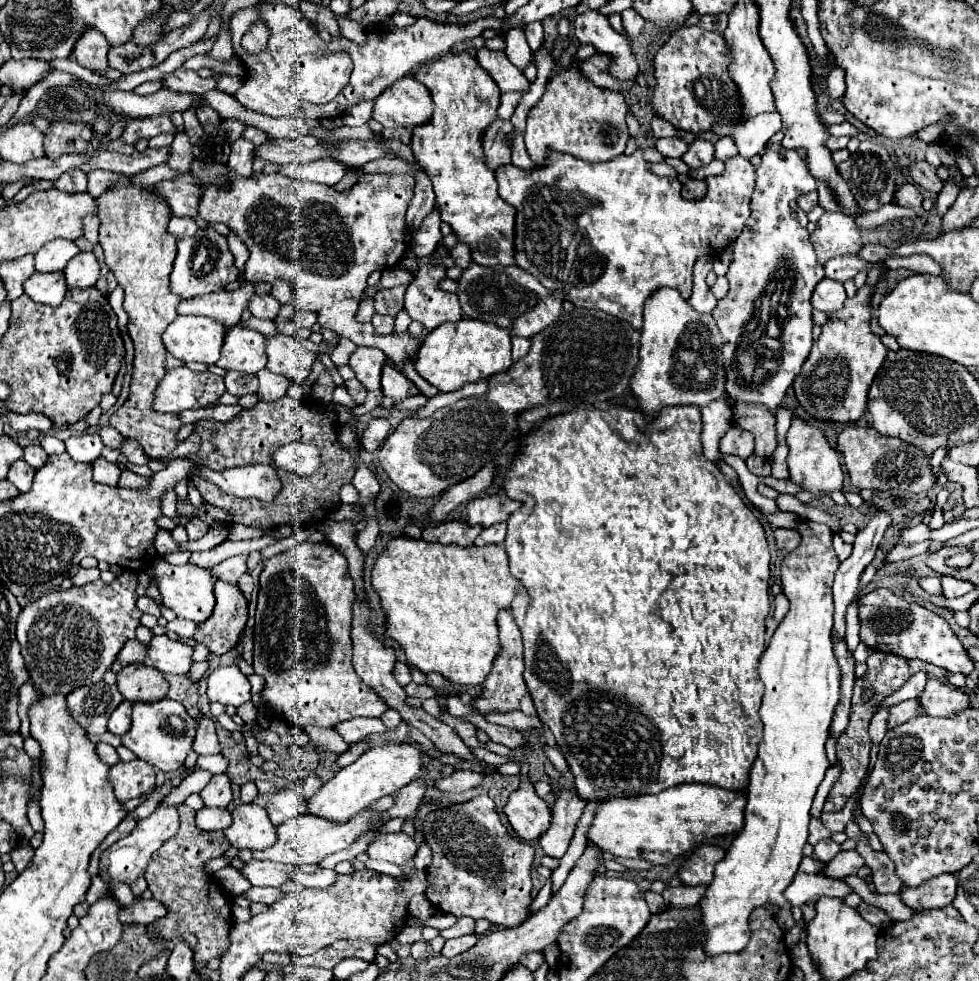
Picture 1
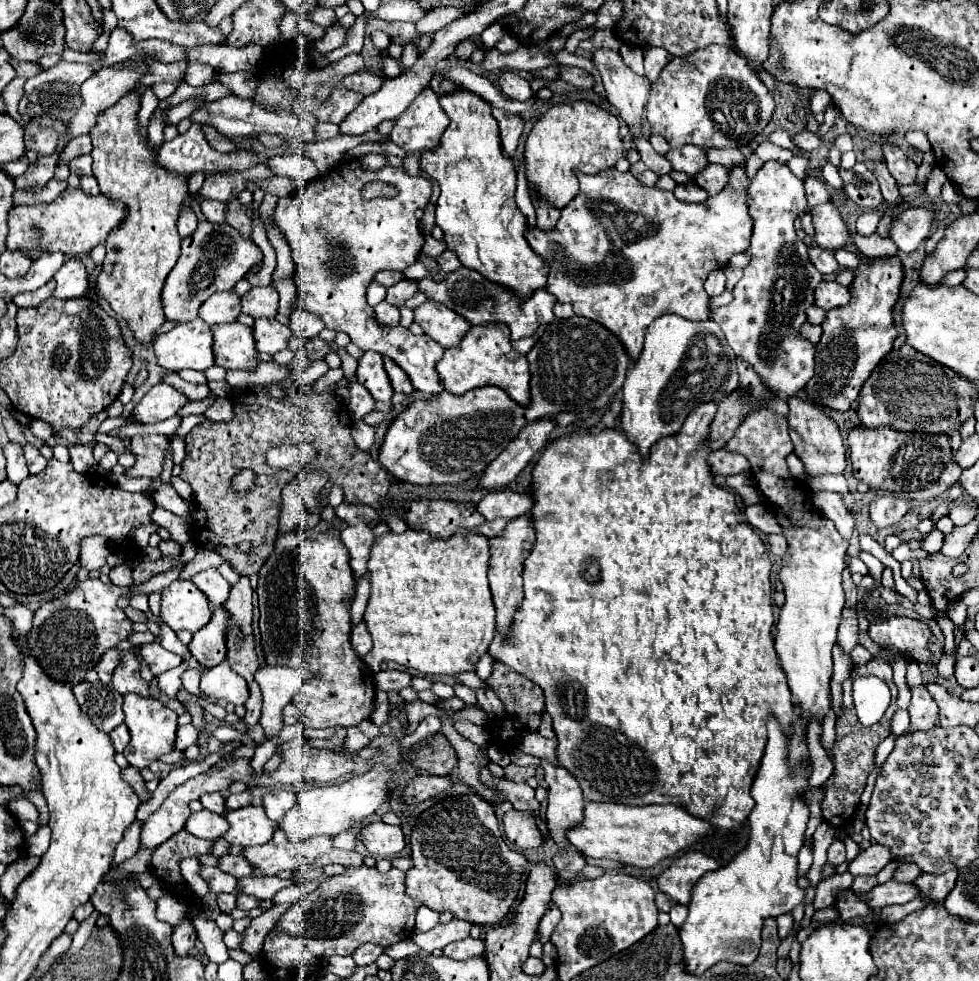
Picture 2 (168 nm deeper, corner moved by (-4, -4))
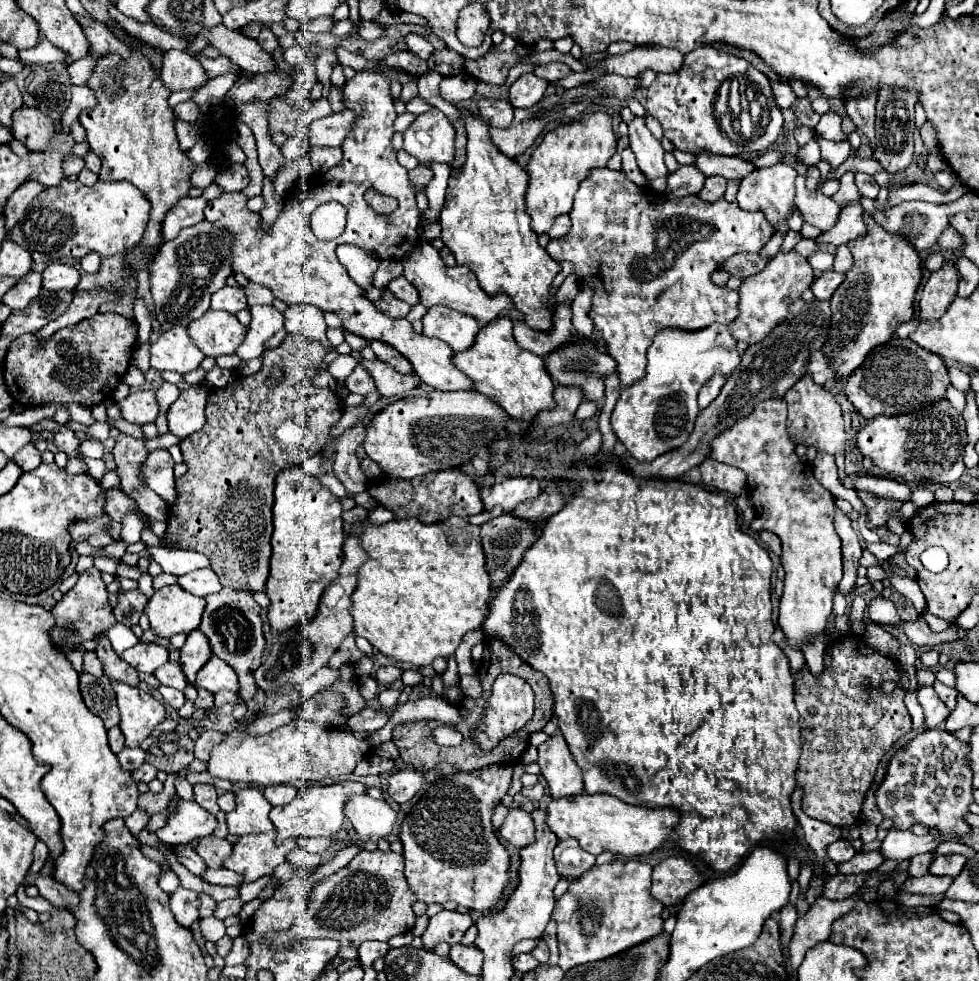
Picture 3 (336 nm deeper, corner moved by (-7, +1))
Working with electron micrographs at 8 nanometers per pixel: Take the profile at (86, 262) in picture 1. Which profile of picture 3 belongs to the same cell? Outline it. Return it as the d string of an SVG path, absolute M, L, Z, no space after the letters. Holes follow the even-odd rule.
M54 262L42 272L42 278L46 290L74 290L80 282L80 270L72 264Z

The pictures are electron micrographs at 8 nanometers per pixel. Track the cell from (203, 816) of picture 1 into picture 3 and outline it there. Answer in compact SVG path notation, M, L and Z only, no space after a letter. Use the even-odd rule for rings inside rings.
M180 802L178 812L162 826L156 830L156 836L170 844L186 844L192 838L204 838L210 836L218 828L218 820L214 814L208 814L200 804L196 802Z

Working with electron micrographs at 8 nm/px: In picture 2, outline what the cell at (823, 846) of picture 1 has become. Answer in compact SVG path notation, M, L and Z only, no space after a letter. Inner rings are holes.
M835 839L835 841L831 843L831 847L829 847L829 863L841 865L843 861L847 861L847 859L845 859L845 845L843 845L843 841Z

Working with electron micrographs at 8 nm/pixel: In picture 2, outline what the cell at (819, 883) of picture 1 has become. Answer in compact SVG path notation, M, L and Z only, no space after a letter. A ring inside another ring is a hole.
M889 881L883 885L877 885L869 895L863 895L861 899L871 907L885 907L893 903L907 903L919 895L919 889L913 887L913 883L899 883Z

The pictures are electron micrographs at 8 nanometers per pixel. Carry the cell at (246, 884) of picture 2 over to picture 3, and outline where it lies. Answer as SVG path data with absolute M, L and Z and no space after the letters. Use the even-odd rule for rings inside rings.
M218 868L218 870L206 870L206 874L202 876L204 880L208 880L210 884L222 884L222 886L242 886L242 878L240 874L234 874L228 868Z

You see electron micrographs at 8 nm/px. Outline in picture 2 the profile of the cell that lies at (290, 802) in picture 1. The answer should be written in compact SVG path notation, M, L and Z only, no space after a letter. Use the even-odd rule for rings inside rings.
M273 789L263 797L267 817L273 821L279 821L293 807L293 803L297 803L297 795L287 789Z

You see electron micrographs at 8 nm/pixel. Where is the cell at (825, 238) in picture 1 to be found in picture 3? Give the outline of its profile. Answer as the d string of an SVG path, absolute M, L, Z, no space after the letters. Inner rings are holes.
M804 176L796 178L796 206L808 224L816 226L820 232L828 232L840 216L840 206L822 192L806 190L804 180Z

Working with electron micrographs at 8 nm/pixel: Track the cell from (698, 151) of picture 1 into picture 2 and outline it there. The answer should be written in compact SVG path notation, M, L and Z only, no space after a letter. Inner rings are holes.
M711 163L709 165L709 171L701 171L701 175L697 175L695 183L705 189L709 195L717 195L719 191L723 191L723 187L727 185L727 169L721 167L721 165L715 165Z

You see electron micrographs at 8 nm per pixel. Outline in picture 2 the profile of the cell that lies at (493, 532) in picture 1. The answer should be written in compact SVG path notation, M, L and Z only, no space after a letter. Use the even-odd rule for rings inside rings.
M496 518L495 521L489 521L489 523L483 523L481 527L477 527L477 531L491 539L491 537L497 537L505 529L505 523L507 521L504 518Z

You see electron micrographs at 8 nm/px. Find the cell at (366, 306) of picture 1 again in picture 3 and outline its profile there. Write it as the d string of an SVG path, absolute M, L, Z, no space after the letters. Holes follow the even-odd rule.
M340 244L336 254L338 254L338 260L344 264L344 268L348 270L348 274L352 276L352 280L358 286L362 286L364 290L372 288L374 272L380 264L380 260L376 256L370 256L352 244Z

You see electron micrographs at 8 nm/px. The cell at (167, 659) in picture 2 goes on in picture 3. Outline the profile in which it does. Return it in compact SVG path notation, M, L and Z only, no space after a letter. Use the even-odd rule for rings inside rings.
M138 642L136 646L124 650L120 656L132 664L138 672L156 672L160 666L164 666L168 662L168 648L160 646L160 644L142 644Z

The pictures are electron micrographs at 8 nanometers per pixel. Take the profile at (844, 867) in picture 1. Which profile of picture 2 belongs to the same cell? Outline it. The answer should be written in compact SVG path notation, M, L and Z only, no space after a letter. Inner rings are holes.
M871 845L867 851L861 851L851 863L849 873L851 875L877 875L887 863L891 863L895 857L891 855L889 847L885 845Z

